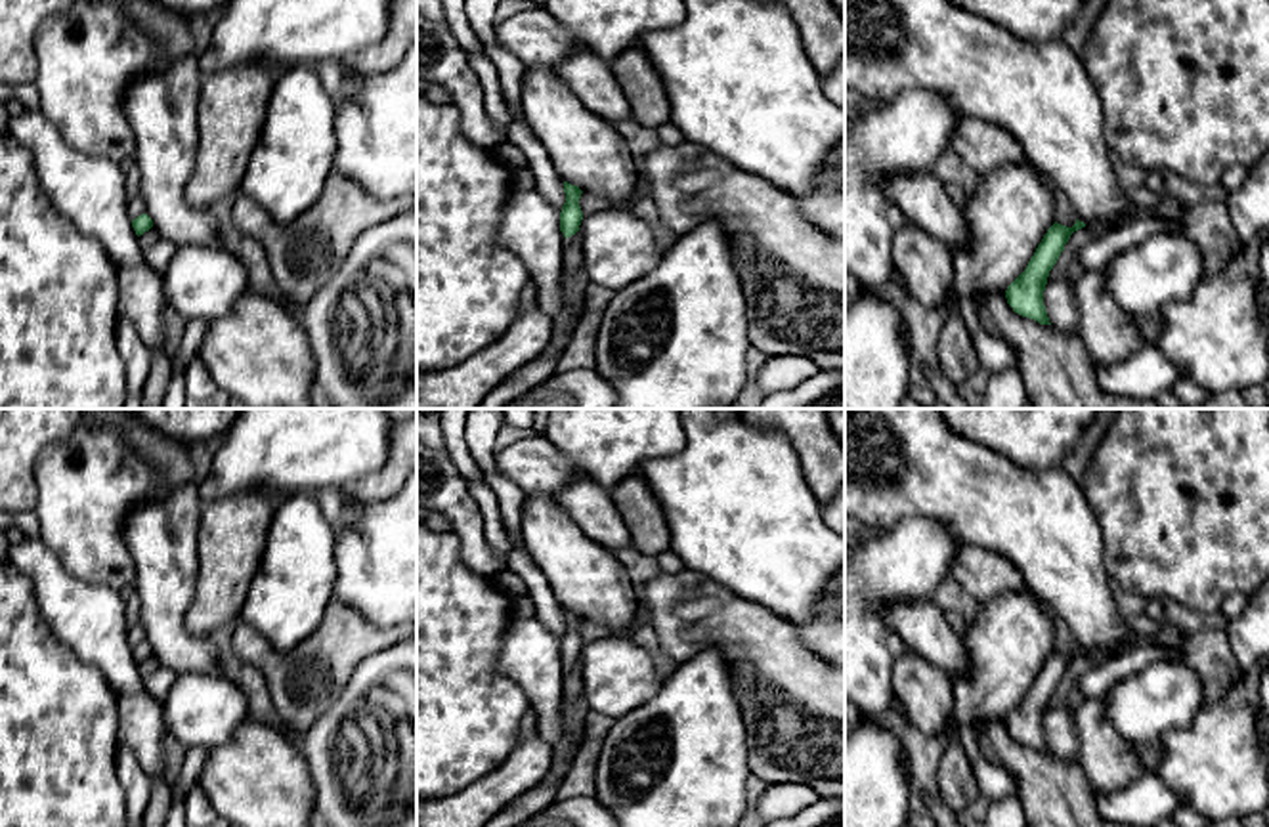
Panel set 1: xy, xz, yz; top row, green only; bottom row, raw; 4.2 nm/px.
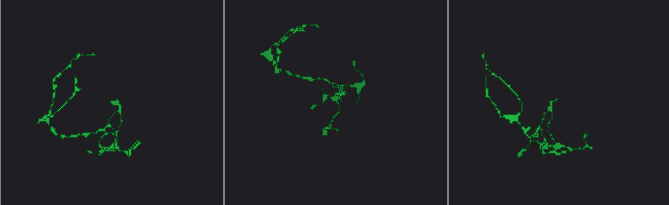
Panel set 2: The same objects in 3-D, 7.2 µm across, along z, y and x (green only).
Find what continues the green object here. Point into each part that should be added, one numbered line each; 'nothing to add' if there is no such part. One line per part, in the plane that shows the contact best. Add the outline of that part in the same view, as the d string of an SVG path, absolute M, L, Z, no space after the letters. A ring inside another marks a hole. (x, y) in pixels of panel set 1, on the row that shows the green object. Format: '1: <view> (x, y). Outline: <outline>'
nothing to add

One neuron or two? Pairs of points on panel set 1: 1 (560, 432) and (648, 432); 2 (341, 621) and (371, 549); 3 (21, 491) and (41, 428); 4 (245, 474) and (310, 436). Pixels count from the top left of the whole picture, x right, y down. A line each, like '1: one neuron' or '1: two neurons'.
1: one neuron
2: two neurons
3: one neuron
4: one neuron

